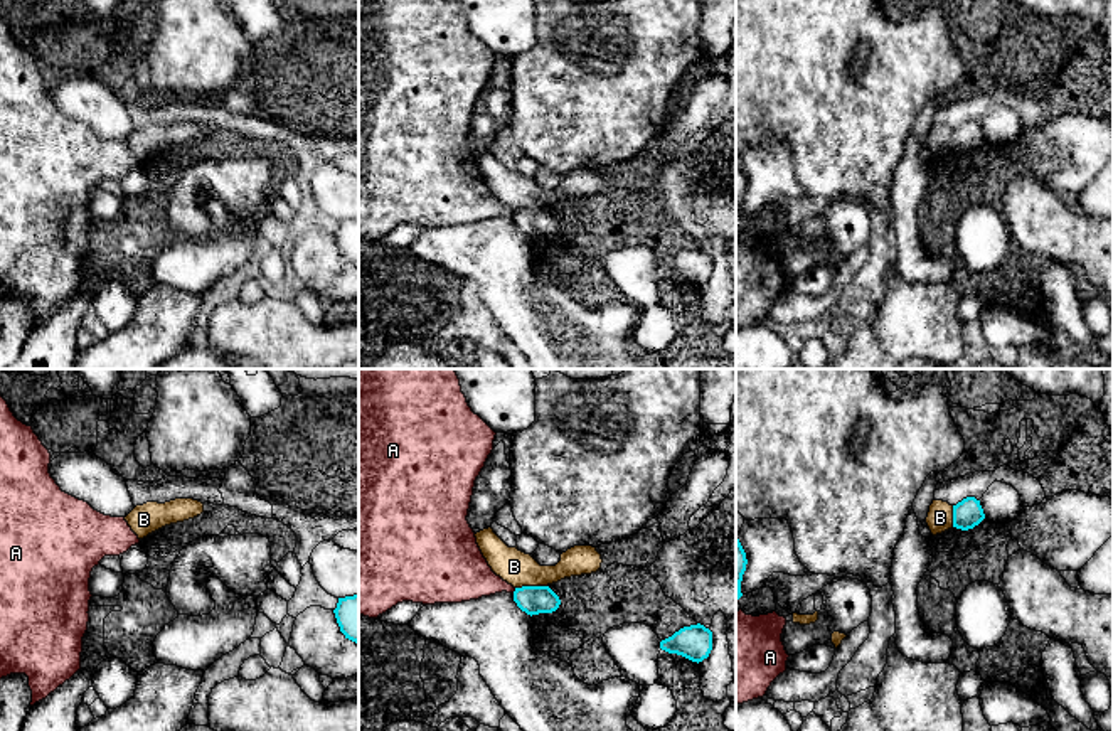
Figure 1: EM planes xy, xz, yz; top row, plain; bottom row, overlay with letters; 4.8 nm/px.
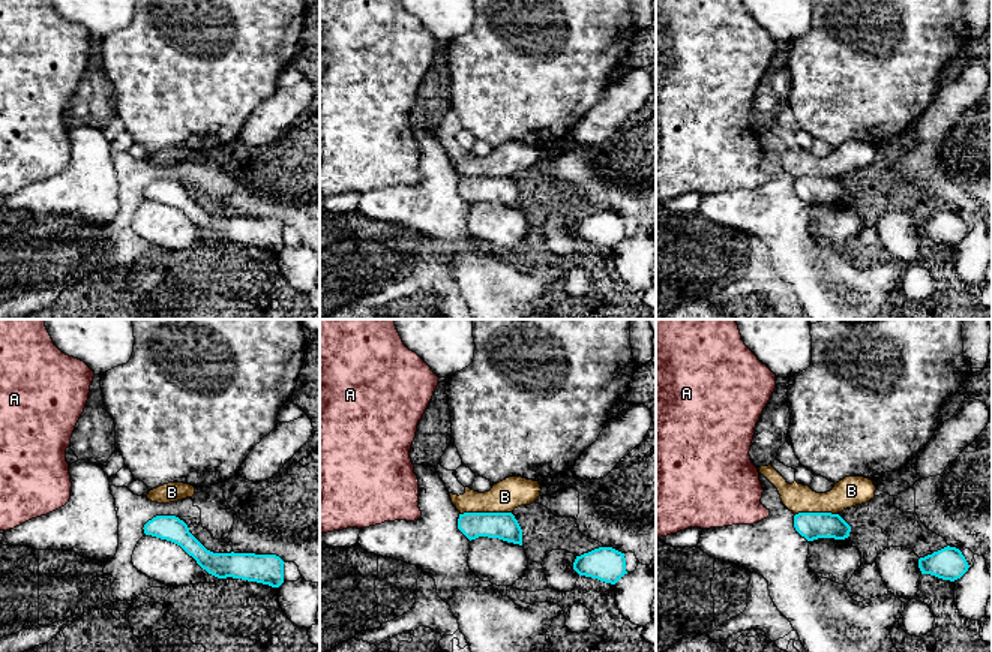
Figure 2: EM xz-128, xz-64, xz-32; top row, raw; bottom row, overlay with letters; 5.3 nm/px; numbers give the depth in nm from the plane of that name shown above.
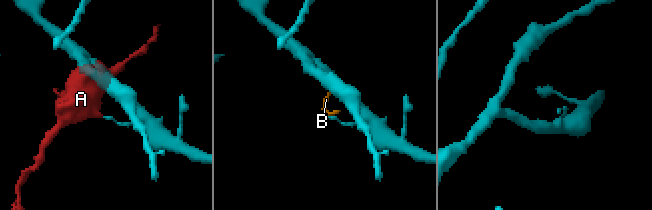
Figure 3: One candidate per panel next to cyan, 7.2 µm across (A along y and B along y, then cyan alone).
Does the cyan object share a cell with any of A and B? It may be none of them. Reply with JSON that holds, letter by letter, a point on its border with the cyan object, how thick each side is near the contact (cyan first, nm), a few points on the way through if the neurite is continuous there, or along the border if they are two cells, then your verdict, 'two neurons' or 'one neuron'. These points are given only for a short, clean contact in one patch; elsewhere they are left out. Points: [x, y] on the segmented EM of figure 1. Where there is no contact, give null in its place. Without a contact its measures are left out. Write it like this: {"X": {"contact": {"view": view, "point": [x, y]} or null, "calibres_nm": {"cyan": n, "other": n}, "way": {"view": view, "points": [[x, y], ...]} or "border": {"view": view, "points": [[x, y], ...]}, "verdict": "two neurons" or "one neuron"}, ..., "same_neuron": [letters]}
{"A": {"contact": {"view": "xz", "point": [514, 592]}, "calibres_nm": {"cyan": 140, "other": 240}, "verdict": "two neurons"}, "B": {"contact": {"view": "xz", "point": [531, 586]}, "calibres_nm": {"cyan": 140, "other": 160}, "verdict": "two neurons"}, "same_neuron": []}

